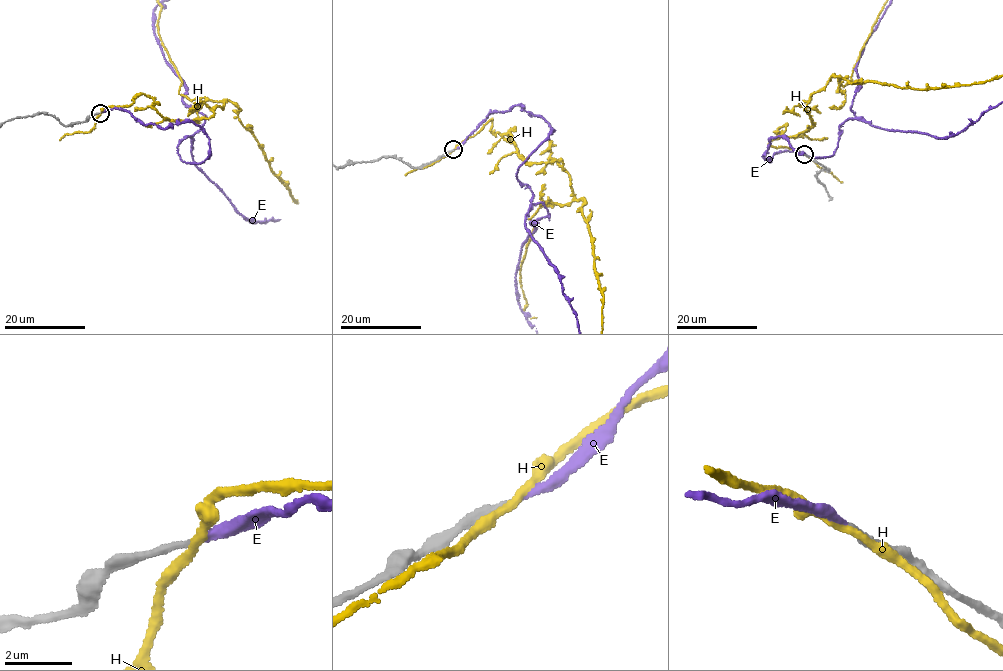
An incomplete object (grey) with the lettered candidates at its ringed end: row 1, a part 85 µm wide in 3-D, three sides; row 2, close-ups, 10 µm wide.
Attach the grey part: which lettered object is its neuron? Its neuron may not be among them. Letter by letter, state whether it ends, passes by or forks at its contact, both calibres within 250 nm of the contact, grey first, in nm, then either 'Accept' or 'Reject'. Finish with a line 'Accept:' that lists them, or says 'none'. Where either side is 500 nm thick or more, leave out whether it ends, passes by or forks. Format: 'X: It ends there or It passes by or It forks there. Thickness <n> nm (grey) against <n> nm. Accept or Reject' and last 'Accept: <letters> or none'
E: It ends there. Thickness 200 nm (grey) against 220 nm. Accept
H: It passes by. Thickness 220 nm (grey) against 240 nm. Reject
Accept: E

